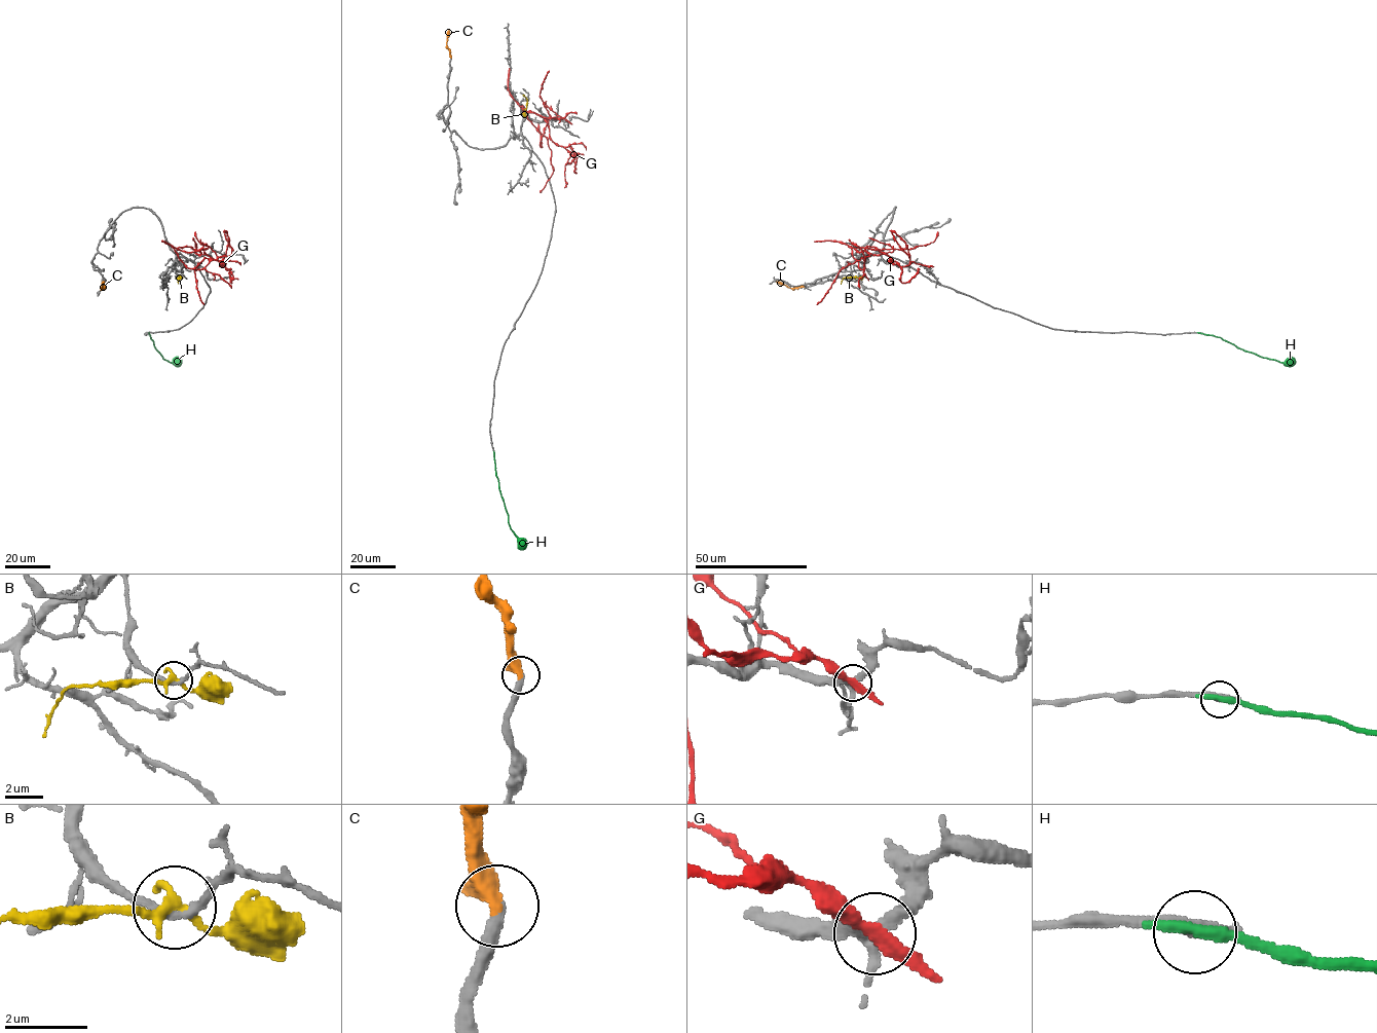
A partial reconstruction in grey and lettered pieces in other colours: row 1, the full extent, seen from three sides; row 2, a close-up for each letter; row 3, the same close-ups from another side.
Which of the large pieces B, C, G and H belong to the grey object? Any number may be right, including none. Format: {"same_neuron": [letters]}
{"same_neuron": ["C"]}

